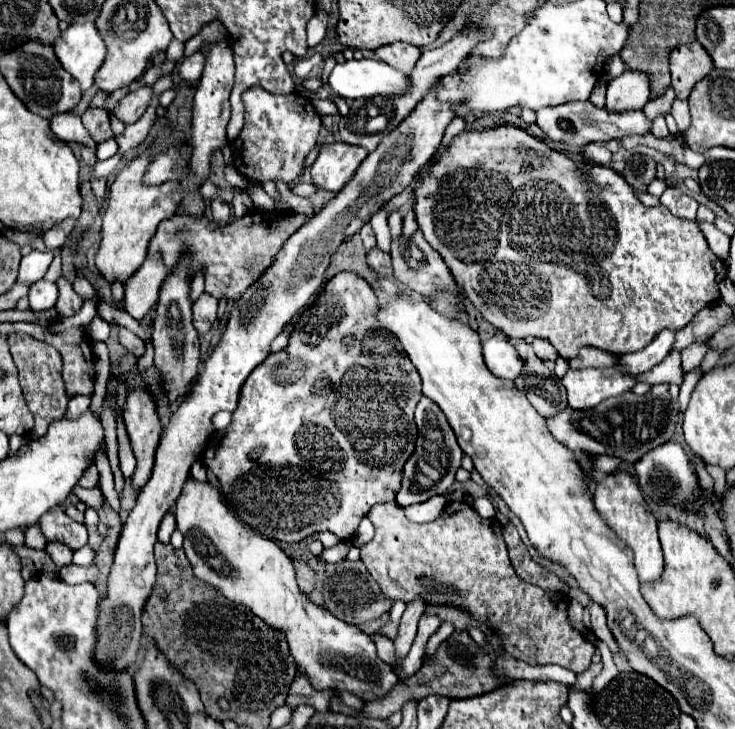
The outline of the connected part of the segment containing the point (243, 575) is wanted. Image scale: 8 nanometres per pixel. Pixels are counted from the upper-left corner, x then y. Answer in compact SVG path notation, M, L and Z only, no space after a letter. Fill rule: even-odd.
M185 482L173 512L177 530L185 536L183 550L195 576L221 590L231 602L253 610L253 614L269 626L283 630L287 634L291 656L315 688L347 690L363 702L379 700L391 692L397 684L397 676L391 666L377 656L369 636L357 626L351 626L325 608L309 602L295 582L291 558L273 540L267 538L265 544L259 532L239 522L221 502L217 488L211 484Z

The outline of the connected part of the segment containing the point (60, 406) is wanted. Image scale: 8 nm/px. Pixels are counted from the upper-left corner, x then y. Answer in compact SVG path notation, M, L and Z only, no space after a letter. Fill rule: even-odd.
M17 332L9 336L9 346L11 346L11 356L19 368L19 382L21 382L27 406L35 416L35 428L29 432L29 438L37 440L45 436L49 424L63 418L67 410L69 396L65 394L63 380L61 380L61 354L53 346L41 340L35 340L33 336L17 334Z

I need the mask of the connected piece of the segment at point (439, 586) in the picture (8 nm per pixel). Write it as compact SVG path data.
M463 500L449 502L441 516L427 524L409 522L403 514L403 508L395 502L377 504L375 508L371 508L369 518L375 526L375 538L359 546L361 562L367 566L369 574L379 582L387 598L403 602L413 602L421 598L427 606L461 608L469 612L477 622L487 624L499 636L503 650L517 660L539 666L559 664L567 670L573 670L575 674L587 670L595 646L569 622L569 596L563 594L561 600L559 592L543 592L543 588L519 580L507 554L503 528L501 524L497 524L497 520L483 520L473 510L473 506L469 506Z

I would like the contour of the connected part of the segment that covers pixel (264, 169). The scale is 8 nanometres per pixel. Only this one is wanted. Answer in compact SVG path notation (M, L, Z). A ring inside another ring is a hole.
M259 86L243 92L245 126L241 134L229 144L233 150L233 164L237 170L257 182L283 180L293 182L303 172L303 158L313 150L321 128L321 116L315 112L309 98L291 92L275 96Z

